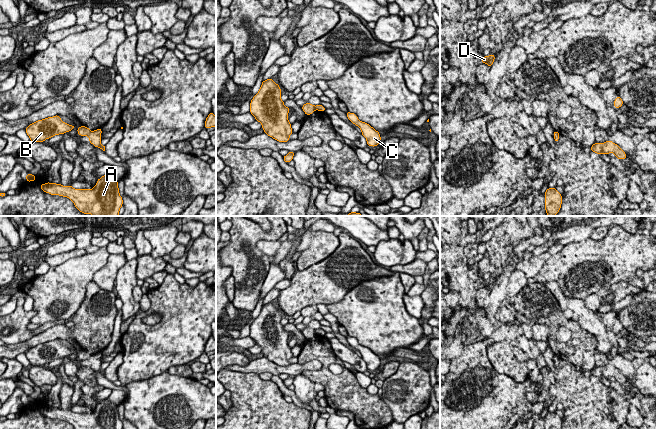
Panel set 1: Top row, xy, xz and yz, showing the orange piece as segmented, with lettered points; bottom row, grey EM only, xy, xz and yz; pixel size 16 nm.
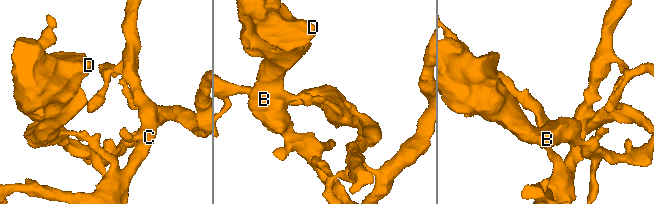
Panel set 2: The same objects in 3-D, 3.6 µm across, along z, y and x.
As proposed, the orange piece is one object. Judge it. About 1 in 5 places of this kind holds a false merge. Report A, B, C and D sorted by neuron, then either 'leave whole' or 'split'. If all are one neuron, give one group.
groups A C / B D; split

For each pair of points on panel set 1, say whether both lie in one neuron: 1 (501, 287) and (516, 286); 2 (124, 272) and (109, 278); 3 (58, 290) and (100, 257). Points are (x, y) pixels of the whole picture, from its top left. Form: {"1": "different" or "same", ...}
{"1": "different", "2": "different", "3": "same"}

